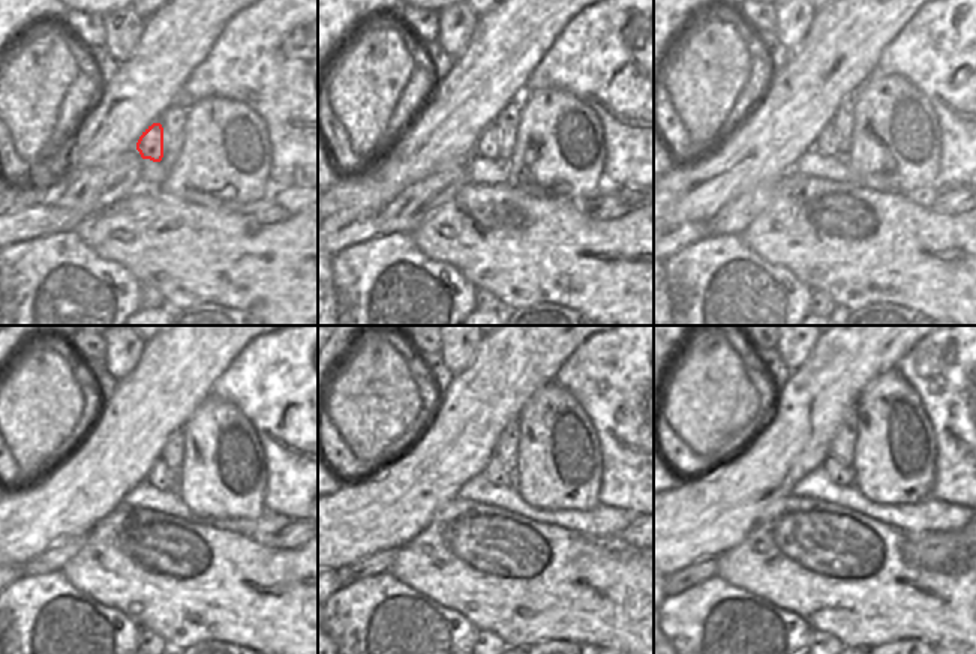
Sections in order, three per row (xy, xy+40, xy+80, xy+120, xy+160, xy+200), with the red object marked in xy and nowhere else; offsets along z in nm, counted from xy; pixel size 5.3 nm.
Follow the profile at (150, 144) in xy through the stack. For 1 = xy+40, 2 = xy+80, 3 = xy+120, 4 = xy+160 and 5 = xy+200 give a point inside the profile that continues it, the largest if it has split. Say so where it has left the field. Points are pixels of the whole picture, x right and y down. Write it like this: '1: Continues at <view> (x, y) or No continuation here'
1: Continues at xy+40 (488, 146)
2: Continues at xy+80 (826, 144)
3: Continues at xy+120 (159, 474)
4: Continues at xy+160 (495, 471)
5: Continues at xy+200 (840, 474)

